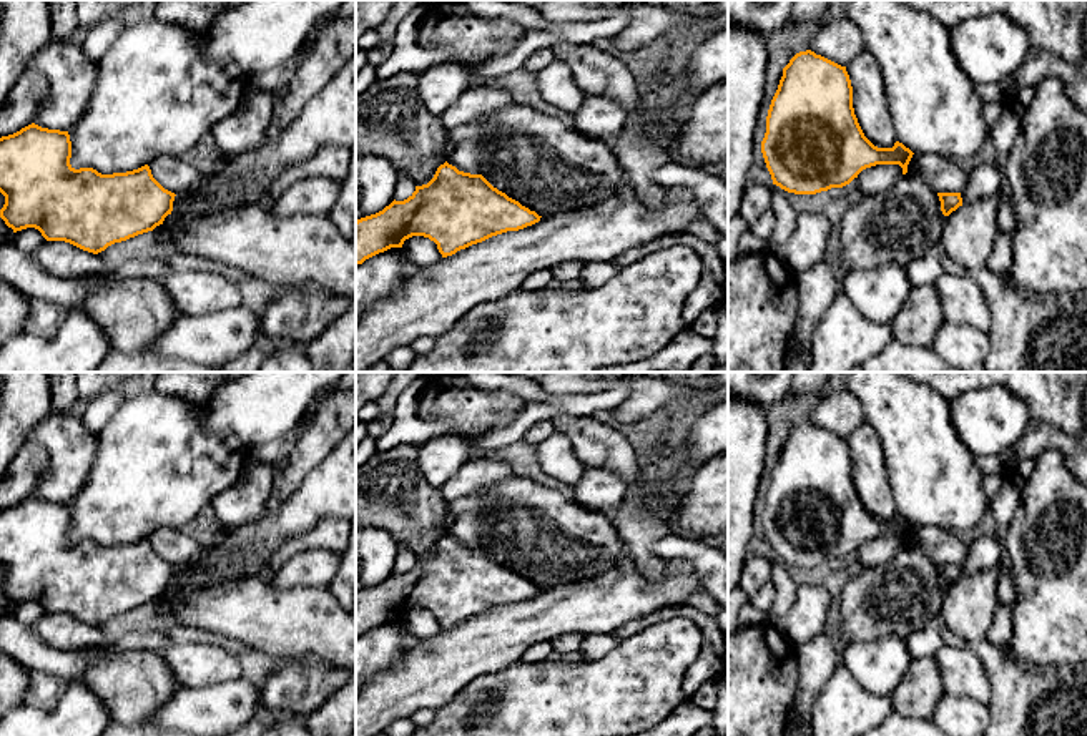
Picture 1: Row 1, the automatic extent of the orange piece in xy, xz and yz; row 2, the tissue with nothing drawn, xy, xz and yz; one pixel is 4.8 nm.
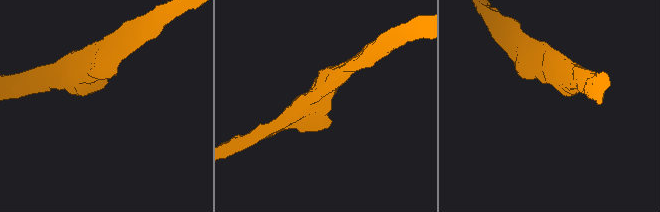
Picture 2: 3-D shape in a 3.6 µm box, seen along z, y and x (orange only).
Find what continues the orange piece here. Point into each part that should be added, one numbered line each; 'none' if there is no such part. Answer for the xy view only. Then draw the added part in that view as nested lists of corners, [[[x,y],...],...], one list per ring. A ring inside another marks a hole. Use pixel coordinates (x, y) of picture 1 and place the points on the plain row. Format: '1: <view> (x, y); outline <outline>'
none

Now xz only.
none

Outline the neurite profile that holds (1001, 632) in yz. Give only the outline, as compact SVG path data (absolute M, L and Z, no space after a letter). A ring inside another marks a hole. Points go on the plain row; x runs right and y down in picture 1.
M997 603L991 630L986 636L992 645L1001 648L1006 655L1016 656L1012 648L1012 616L1011 608Z

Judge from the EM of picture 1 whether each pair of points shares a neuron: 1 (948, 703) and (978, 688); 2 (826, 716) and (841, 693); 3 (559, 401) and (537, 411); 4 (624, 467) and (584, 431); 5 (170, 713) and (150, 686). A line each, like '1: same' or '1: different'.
1: different
2: same
3: same
4: same
5: different

